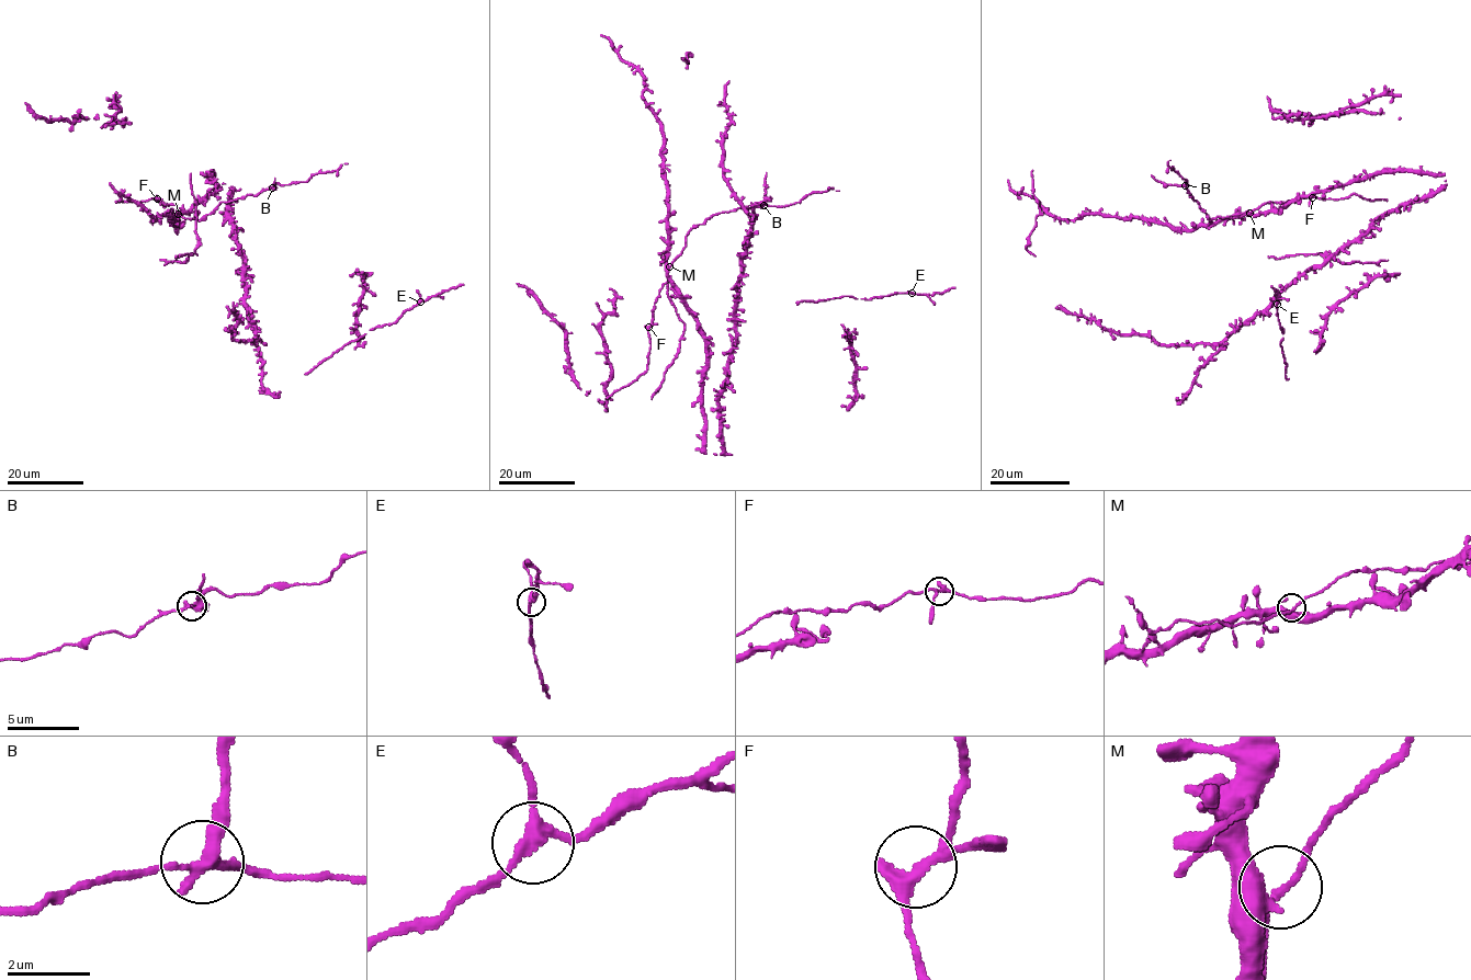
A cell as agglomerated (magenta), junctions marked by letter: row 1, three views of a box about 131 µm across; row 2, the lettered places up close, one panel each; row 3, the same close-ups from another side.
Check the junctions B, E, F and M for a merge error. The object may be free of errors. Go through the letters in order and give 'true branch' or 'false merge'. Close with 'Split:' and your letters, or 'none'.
B: false merge
E: true branch
F: true branch
M: true branch
Split: B

